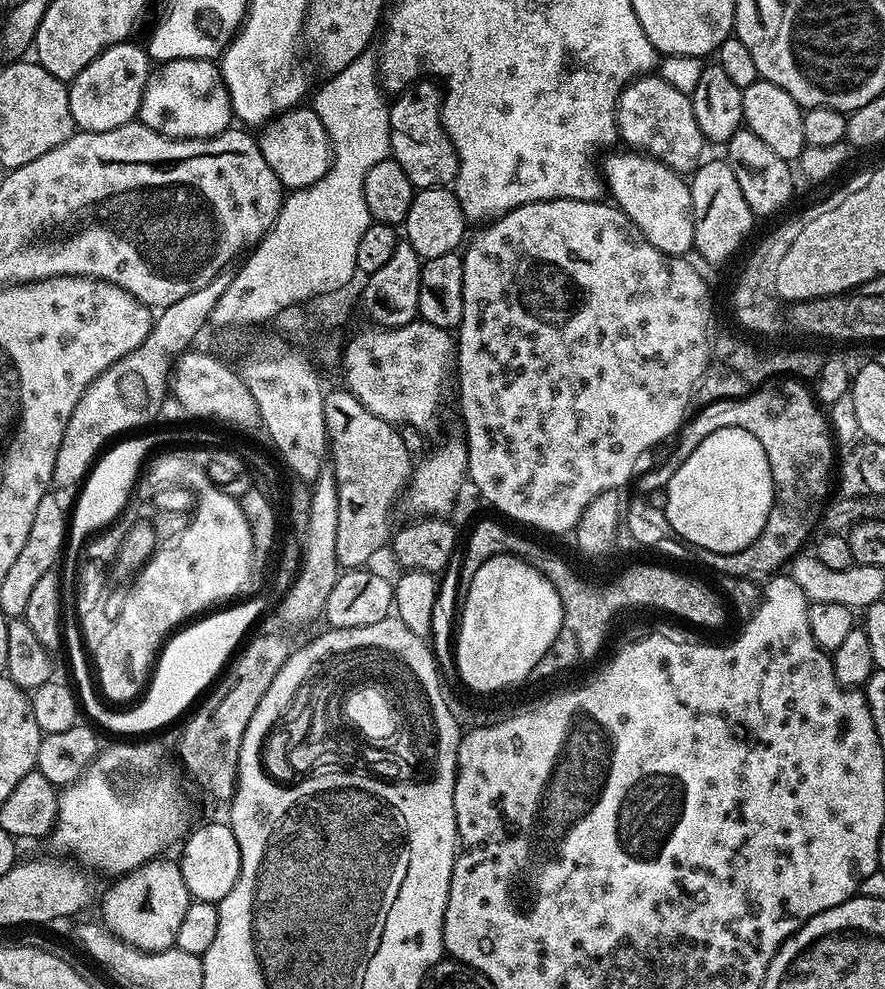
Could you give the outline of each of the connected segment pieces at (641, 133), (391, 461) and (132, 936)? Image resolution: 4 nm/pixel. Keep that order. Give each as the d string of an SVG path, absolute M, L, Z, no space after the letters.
M659 74L641 76L624 87L616 102L616 127L619 139L628 143L625 145L664 161L681 174L697 167L706 147L689 93L670 86Z
M347 390L329 391L324 398L324 413L328 423L328 435L331 438L330 448L336 472L338 492L338 528L337 528L337 562L344 570L360 570L380 547L390 540L388 523L392 520L392 507L400 496L400 491L407 489L410 477L414 472L414 460L408 457L408 448L399 436L397 429L387 424L364 405L358 397Z
M164 859L149 860L141 868L135 868L127 875L121 875L103 895L102 899L102 906L104 906L103 923L111 928L116 935L123 937L128 943L144 952L161 952L175 945L178 938L178 926L182 922L182 914L186 914L190 903L186 882L182 882L182 870L179 863L175 859Z

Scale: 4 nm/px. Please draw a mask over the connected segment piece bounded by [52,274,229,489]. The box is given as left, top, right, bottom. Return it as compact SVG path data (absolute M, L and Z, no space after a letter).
M218 275L206 286L194 290L194 294L186 294L186 298L163 309L155 317L147 338L129 356L111 364L93 384L85 388L78 406L74 406L74 414L68 419L62 446L54 462L52 484L57 489L76 488L88 475L105 445L124 434L119 432L127 428L143 429L143 424L150 423L152 416L159 414L164 395L168 392L168 382L170 386L174 357L193 347L192 339L203 330L204 323L207 325L211 321L214 306L218 298L226 294L228 282L227 275Z

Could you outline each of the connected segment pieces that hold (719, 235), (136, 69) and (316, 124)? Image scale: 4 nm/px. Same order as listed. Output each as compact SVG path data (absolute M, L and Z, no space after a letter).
M723 159L701 163L691 173L692 208L696 214L695 251L708 264L724 264L740 248L752 228L754 213L734 178L734 170Z
M133 42L110 46L90 66L86 66L71 81L68 97L72 123L85 132L105 132L137 119L140 103L150 79L150 56Z
M297 106L283 111L264 133L259 133L258 143L266 162L288 190L307 190L311 184L327 175L334 163L334 144L322 118L311 106Z

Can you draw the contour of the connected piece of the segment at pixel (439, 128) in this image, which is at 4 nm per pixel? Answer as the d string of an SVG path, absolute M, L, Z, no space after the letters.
M421 78L408 88L395 101L391 101L391 112L389 122L392 129L391 155L404 167L408 176L412 177L412 183L417 189L439 188L448 186L455 181L460 174L460 156L448 132L444 128L442 119L442 92L436 89L433 81L428 78Z

